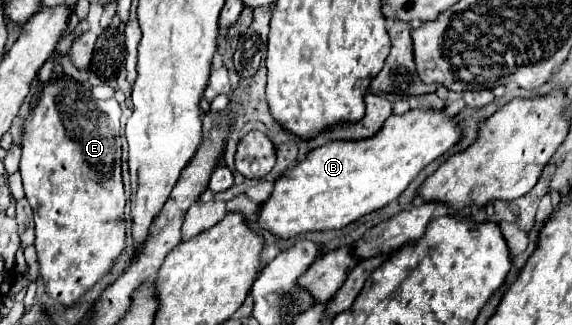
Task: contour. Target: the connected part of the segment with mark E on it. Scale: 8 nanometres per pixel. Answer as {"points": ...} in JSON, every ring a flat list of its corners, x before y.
{"points":[[55,78,51,80,41,96,37,106,29,112,27,120,25,120,25,134,21,140,23,146,23,154,21,154,21,176,23,176,23,188,25,188,25,196,31,204,31,208,35,210,35,250,37,250,37,264,39,264,39,276,45,284,45,292,47,296,51,296,55,302,65,304,67,308,73,306,85,292,89,292,89,288,93,288,103,276,107,276,117,260,117,256,121,256,125,252,125,218,123,218,123,210,125,210,125,192,123,192,123,180,121,180,121,106,115,98,109,100,97,100,91,94,91,86,87,82,77,82,73,78]]}

